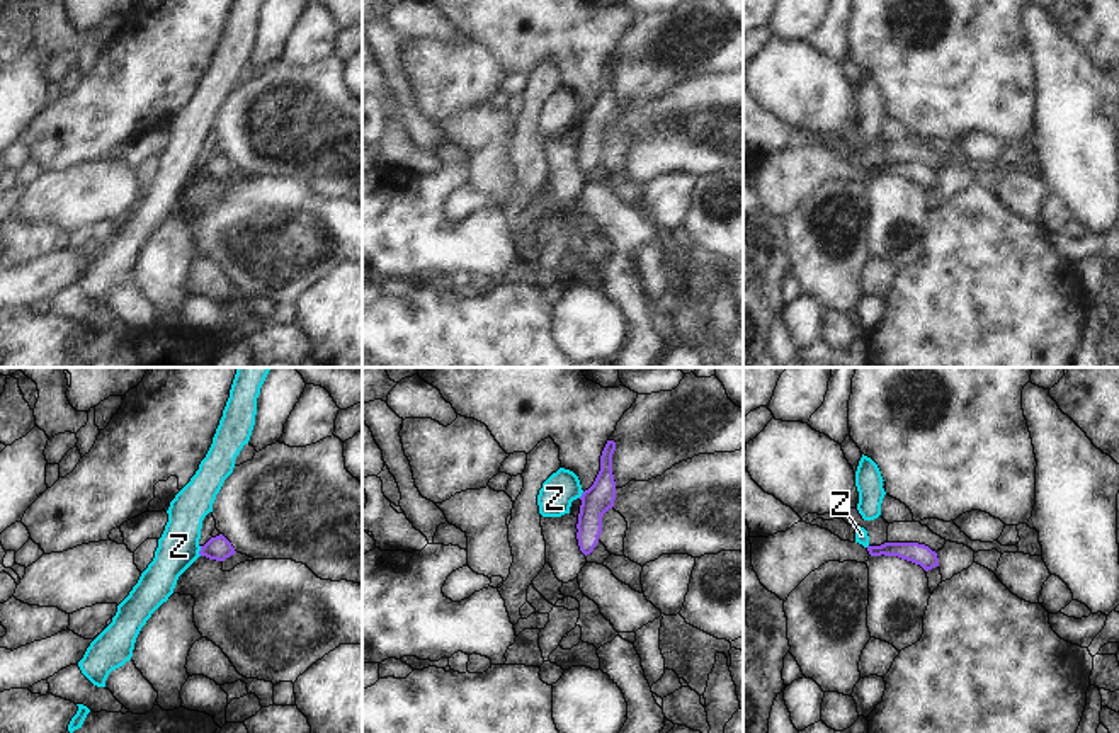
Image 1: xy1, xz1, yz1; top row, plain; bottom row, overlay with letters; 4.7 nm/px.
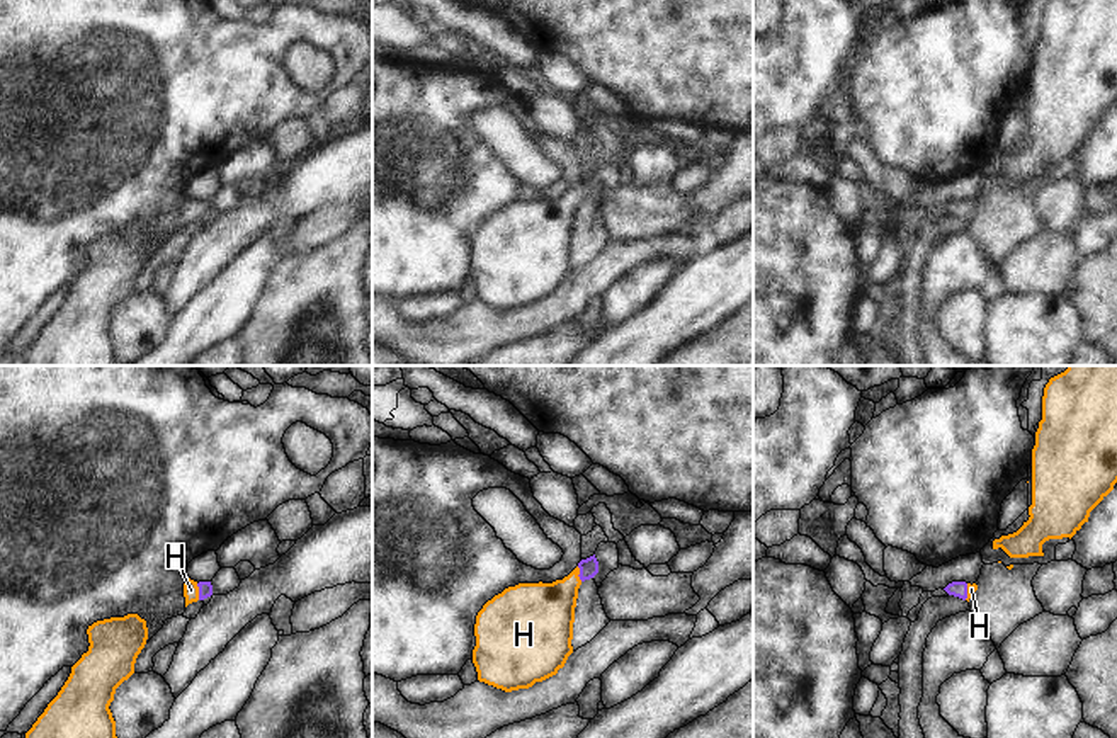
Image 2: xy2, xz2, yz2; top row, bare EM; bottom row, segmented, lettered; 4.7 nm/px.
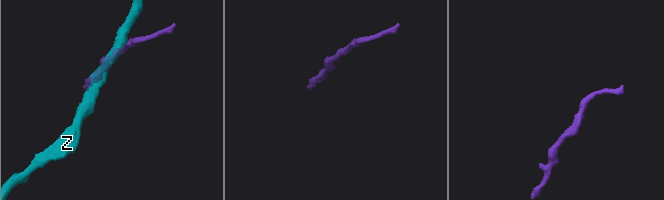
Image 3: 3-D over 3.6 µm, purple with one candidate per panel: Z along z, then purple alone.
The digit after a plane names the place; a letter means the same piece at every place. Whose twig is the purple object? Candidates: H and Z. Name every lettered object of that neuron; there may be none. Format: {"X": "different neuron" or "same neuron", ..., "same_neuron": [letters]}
{"H": "same neuron", "Z": "different neuron", "same_neuron": ["H"]}

